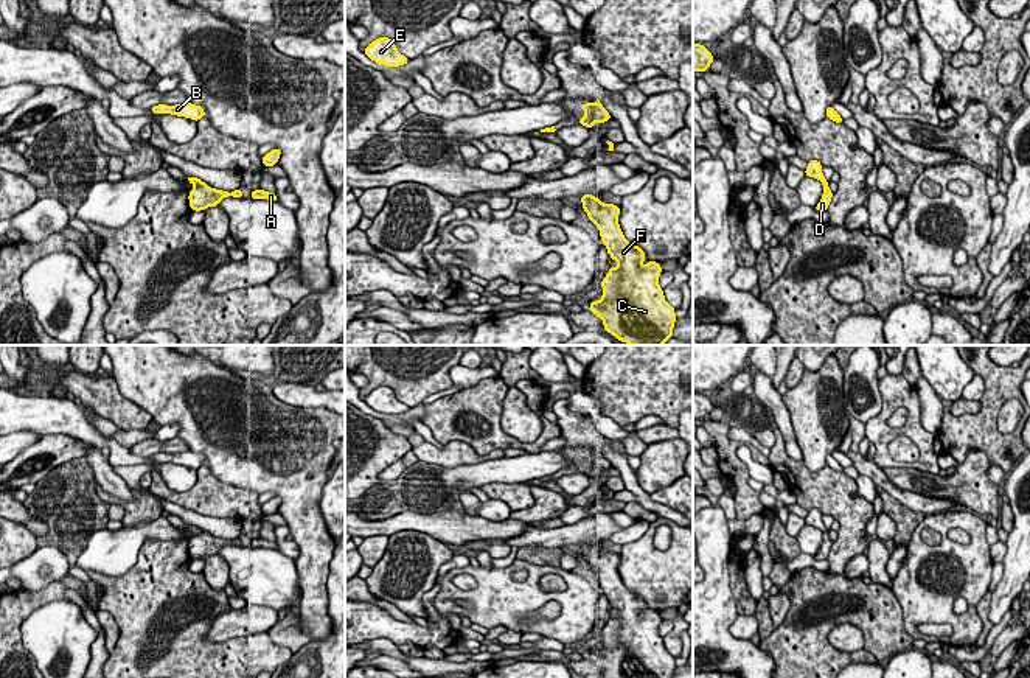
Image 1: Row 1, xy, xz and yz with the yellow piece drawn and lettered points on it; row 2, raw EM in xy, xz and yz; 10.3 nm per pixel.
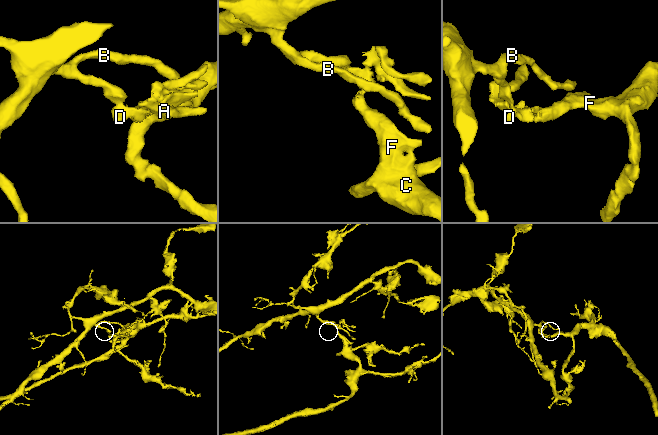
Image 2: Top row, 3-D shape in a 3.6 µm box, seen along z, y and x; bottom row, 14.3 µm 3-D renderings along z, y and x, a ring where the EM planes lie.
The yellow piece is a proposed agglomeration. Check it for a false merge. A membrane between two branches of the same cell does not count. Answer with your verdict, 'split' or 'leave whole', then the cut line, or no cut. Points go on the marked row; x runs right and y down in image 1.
split; cut yz (827, 182), (824, 185)

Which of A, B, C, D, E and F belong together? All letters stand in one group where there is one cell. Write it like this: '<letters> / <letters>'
A C D F / B E

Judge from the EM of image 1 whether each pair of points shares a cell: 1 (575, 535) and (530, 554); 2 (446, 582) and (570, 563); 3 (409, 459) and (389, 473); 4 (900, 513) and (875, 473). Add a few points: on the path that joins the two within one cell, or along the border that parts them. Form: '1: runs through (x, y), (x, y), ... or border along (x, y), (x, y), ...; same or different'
1: border along (561, 548), (521, 546), (518, 549); different
2: border along (561, 566), (570, 571); different
3: runs through (404, 462), (393, 471); same
4: border along (880, 489), (917, 512); different

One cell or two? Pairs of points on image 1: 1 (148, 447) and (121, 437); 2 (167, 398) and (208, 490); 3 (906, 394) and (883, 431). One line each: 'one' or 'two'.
1: two
2: two
3: one

